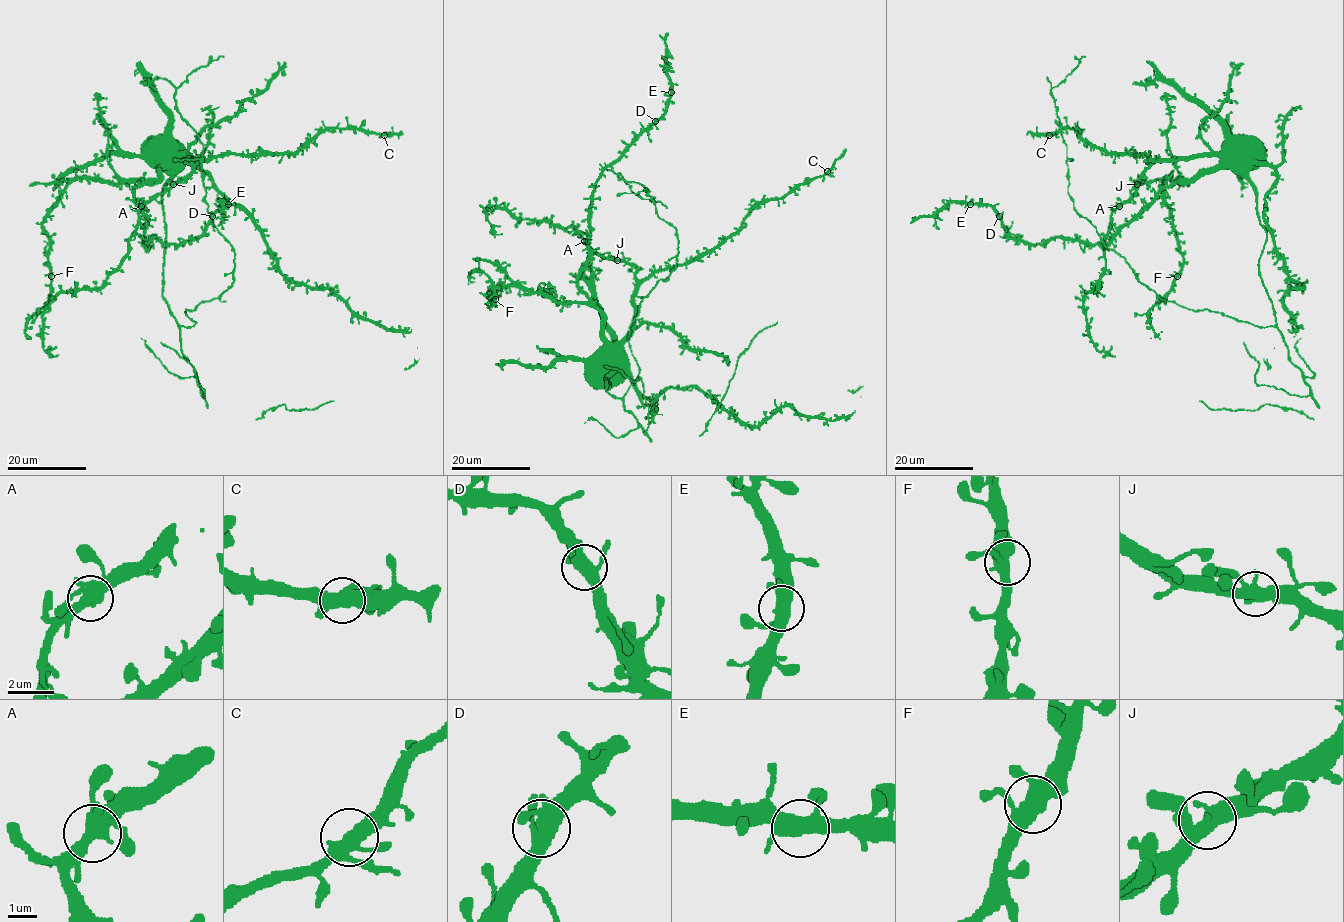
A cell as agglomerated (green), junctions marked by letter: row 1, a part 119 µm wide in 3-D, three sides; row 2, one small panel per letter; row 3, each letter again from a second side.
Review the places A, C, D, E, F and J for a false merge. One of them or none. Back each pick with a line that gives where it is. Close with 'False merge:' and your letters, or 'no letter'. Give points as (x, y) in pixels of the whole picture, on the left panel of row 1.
False merge: no letter

